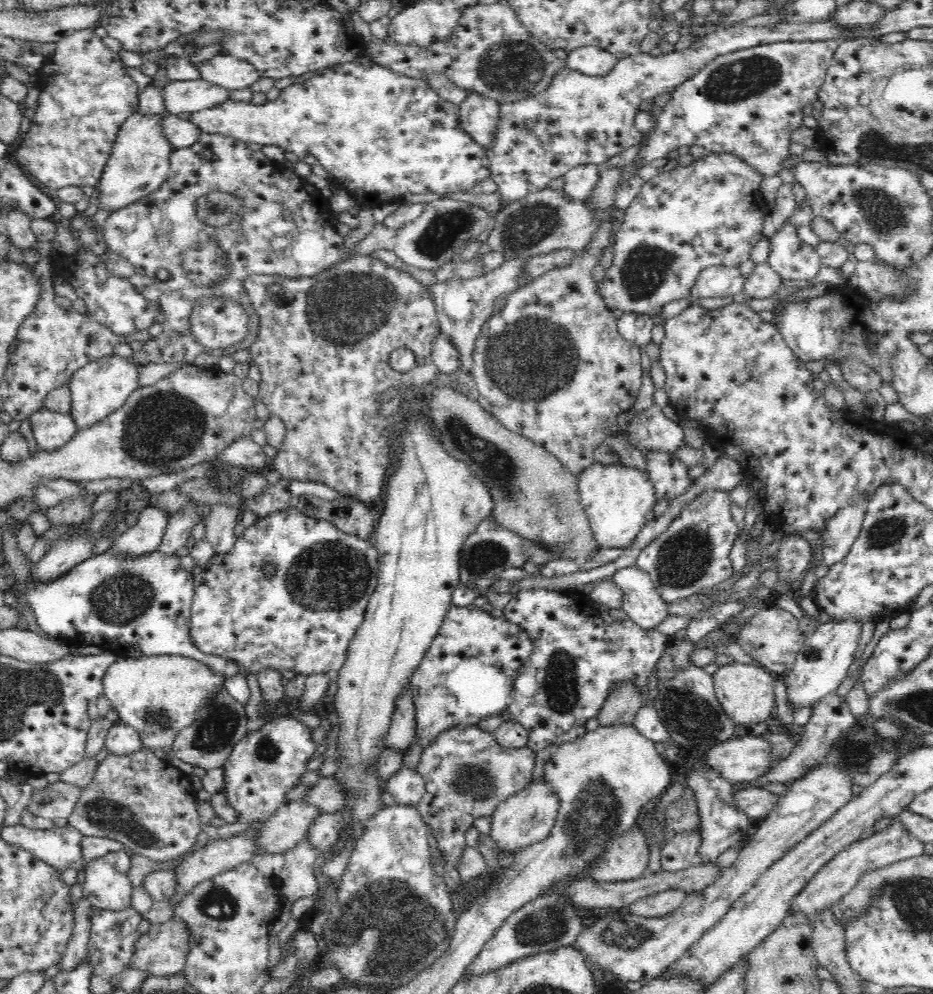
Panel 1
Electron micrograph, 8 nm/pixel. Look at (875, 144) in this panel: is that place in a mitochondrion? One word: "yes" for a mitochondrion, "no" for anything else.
yes

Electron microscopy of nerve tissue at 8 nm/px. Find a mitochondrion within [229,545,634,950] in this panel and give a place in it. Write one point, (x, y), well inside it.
(594, 813)

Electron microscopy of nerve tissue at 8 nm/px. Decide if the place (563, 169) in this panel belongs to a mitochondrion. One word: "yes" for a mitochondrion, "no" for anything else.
no

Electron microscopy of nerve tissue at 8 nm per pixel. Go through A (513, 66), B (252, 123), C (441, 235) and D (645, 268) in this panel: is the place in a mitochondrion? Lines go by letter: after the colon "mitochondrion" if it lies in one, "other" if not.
A: mitochondrion
B: other
C: mitochondrion
D: mitochondrion

